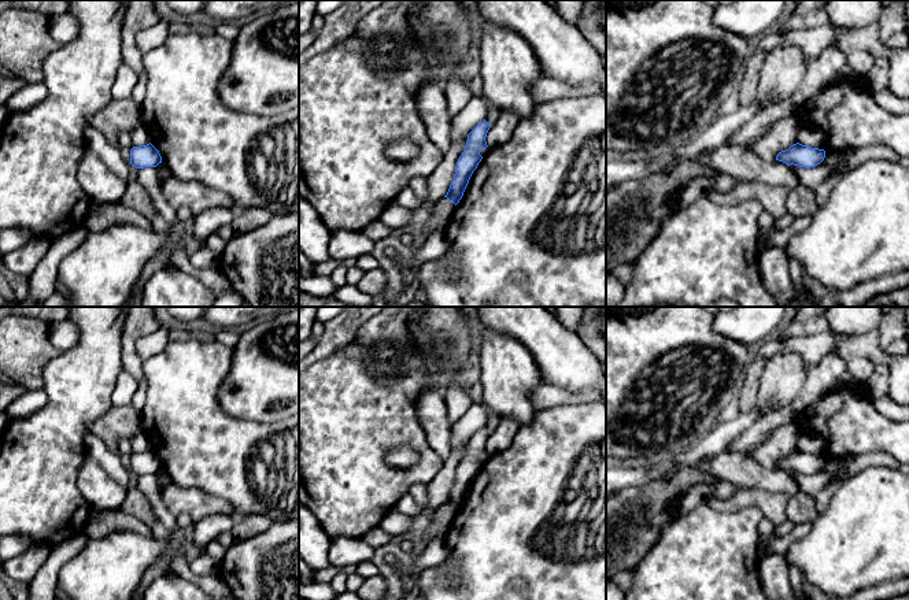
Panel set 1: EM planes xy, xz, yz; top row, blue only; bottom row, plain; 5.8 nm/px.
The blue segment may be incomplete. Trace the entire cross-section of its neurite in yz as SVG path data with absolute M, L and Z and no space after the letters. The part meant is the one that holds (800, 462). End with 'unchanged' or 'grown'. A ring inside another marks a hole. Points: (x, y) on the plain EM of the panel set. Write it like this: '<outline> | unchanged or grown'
M799 449L791 452L788 456L777 460L776 467L786 471L794 471L805 475L820 471L825 464L825 458L802 452Z | unchanged

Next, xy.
M151 449L130 456L130 471L136 475L156 474L159 470L162 470L162 463Z | unchanged

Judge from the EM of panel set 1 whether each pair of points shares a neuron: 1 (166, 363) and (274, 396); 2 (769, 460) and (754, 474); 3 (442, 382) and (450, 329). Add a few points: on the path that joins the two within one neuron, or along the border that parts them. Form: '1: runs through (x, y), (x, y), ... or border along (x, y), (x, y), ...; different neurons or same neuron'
1: border along (232, 350), (218, 391), (225, 413); different neurons
2: border along (749, 452), (760, 463), (775, 467); different neurons
3: runs through (444, 369), (449, 343); same neuron

